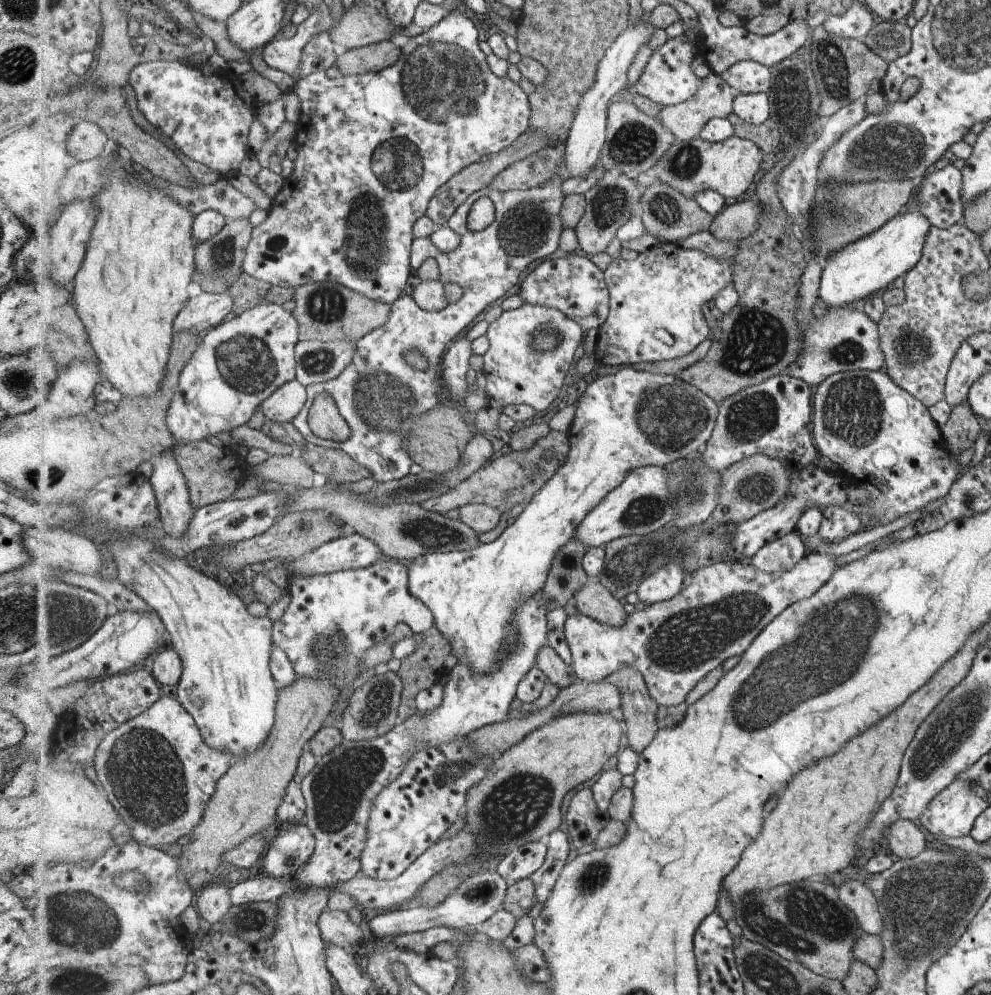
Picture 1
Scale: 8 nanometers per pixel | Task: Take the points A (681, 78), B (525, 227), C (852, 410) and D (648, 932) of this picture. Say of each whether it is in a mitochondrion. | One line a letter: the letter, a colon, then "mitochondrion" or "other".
A: other
B: mitochondrion
C: mitochondrion
D: other

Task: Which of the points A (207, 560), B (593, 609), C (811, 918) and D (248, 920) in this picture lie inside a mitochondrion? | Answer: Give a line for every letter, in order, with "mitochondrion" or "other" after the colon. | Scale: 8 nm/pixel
A: other
B: other
C: mitochondrion
D: mitochondrion

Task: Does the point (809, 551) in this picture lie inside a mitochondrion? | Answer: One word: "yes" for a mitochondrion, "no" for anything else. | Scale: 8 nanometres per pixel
no

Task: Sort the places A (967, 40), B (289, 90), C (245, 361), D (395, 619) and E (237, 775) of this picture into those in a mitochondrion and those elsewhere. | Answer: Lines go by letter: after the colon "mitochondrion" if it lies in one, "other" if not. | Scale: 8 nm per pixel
A: mitochondrion
B: other
C: mitochondrion
D: other
E: other

